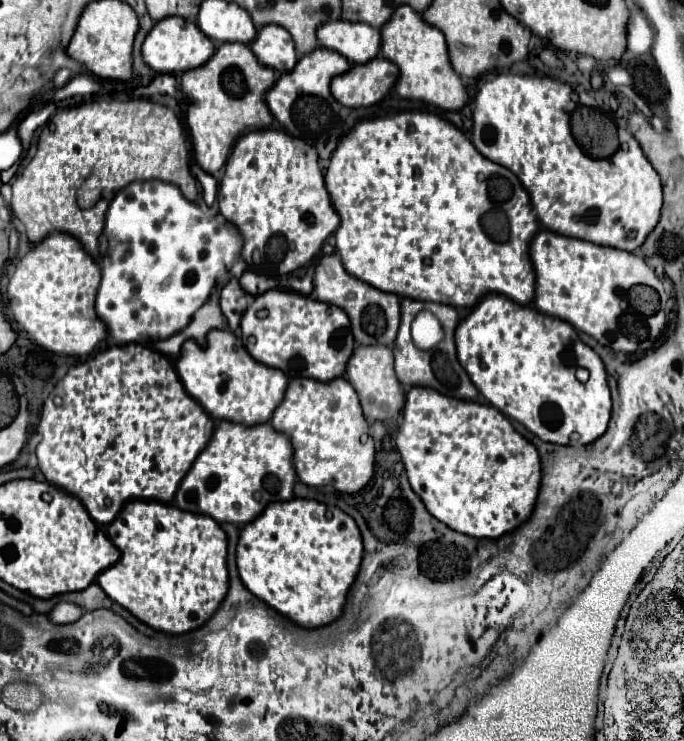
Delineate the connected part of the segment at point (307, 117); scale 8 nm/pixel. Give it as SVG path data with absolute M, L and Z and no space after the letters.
M318 47L310 55L304 55L298 65L290 73L282 73L280 79L274 83L274 87L266 93L266 103L272 111L272 115L284 125L286 133L292 137L304 139L310 145L316 145L316 141L322 135L332 135L342 123L342 105L332 97L330 93L330 81L336 75L346 73L352 67L352 63L338 55L336 51Z

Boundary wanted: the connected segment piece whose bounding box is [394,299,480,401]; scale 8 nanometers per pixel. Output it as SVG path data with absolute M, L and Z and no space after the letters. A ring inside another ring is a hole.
M402 299L402 321L400 321L400 331L398 331L398 337L396 337L396 343L394 343L394 357L396 357L396 377L398 381L410 389L410 387L430 387L442 395L448 395L448 397L458 397L458 399L464 399L464 401L478 401L480 399L480 393L478 389L474 387L474 383L470 381L468 373L462 369L458 357L456 357L456 345L454 345L454 331L456 331L456 325L458 325L458 311L450 305L442 305L442 303L430 303L430 301L414 301L414 299ZM420 311L432 311L442 327L444 327L444 339L438 343L436 349L430 349L430 351L422 351L414 345L412 337L410 337L410 325L414 321L414 317L420 313Z

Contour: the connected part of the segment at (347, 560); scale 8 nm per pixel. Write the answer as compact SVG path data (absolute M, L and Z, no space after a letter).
M290 499L284 503L270 503L252 523L242 529L236 549L236 563L242 583L252 595L268 603L292 623L306 629L316 629L330 625L342 615L348 589L352 587L362 563L362 553L362 535L350 515L338 507L334 507L332 513L328 505L312 499Z

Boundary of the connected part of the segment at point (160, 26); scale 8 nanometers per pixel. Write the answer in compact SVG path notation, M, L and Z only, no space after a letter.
M168 17L154 25L142 45L144 61L158 73L176 73L176 71L190 71L198 65L204 65L216 51L216 45L198 29L196 23L190 23L182 17Z

